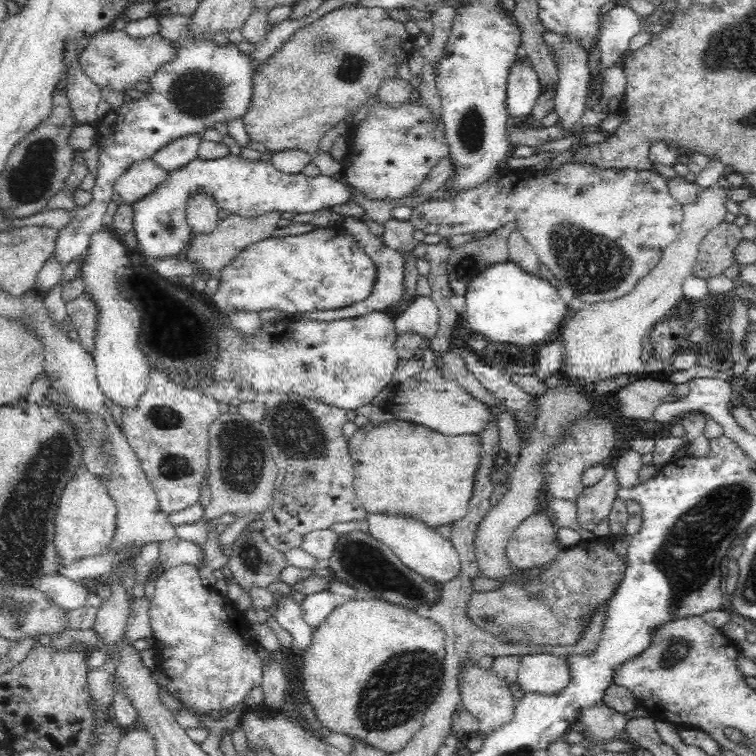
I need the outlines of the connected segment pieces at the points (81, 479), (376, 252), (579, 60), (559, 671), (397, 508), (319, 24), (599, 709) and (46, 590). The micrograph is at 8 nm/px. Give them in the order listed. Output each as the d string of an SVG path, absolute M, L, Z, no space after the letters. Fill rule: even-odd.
M84 468L73 474L64 487L56 510L55 547L62 566L87 556L104 554L116 530L116 513L114 500L95 474Z
M356 217L344 218L340 221L339 226L360 246L365 256L368 257L376 267L376 280L372 292L370 296L365 298L362 302L355 302L344 308L307 312L306 314L294 313L293 316L298 320L307 317L308 320L315 320L316 322L332 322L335 320L363 317L365 314L371 312L386 312L387 309L390 308L392 304L396 304L396 302L402 298L402 294L404 294L404 285L402 285L404 284L404 259L402 255L392 247L386 246L382 236L378 237L374 235L370 229L368 229L368 226Z
M546 31L544 42L551 50L557 66L557 86L554 98L555 114L558 116L558 125L562 125L564 129L571 129L580 116L586 110L586 94L590 85L591 74L588 66L588 51L584 49L584 45L580 45L580 39L576 39L574 35L562 35L552 31Z
M541 653L521 657L516 683L522 691L551 695L568 682L569 668L562 656Z
M394 419L376 425L368 423L358 428L347 442L353 464L354 491L368 513L408 516L435 527L451 525L468 512L474 492L474 473L481 457L477 435L445 436L426 426Z
M345 4L343 8L338 8L333 12L322 16L319 20L316 20L313 24L302 28L302 30L296 32L288 42L285 42L280 46L272 57L269 58L268 64L260 70L260 74L256 74L255 80L252 82L252 100L248 106L247 113L241 118L243 120L247 136L251 140L256 142L262 142L268 151L283 151L290 149L298 149L307 152L312 156L319 150L319 144L321 138L332 128L337 122L344 120L348 115L354 115L354 113L363 105L366 104L367 98L372 94L377 94L379 86L383 80L390 77L397 77L397 64L400 62L406 62L409 60L409 56L413 50L413 42L415 37L412 36L406 29L405 24L398 20L392 20L385 9L364 8L364 6L358 6L357 4ZM318 39L330 39L330 52L313 52L313 43L316 43Z
M602 700L594 706L588 706L579 713L578 722L584 726L583 739L614 740L624 732L628 720L624 714L616 712Z
M60 573L42 576L37 589L64 611L73 611L88 604L86 598L89 590L82 583L72 582Z

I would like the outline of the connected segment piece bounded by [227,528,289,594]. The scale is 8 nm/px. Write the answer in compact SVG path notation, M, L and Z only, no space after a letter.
M243 528L227 562L234 582L248 594L249 588L267 588L279 580L280 571L288 565L286 557L268 544L263 532L259 529L258 532L248 532Z

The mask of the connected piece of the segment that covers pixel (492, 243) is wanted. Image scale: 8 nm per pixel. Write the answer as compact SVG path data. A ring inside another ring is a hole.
M515 222L498 228L493 233L455 246L447 262L448 283L456 296L465 296L467 286L478 274L492 265L509 260L507 240L516 230Z

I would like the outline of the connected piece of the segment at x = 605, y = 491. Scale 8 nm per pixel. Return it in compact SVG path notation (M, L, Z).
M603 464L603 477L592 486L586 487L578 496L576 521L582 533L591 533L604 518L613 511L613 503L620 489L613 464Z

